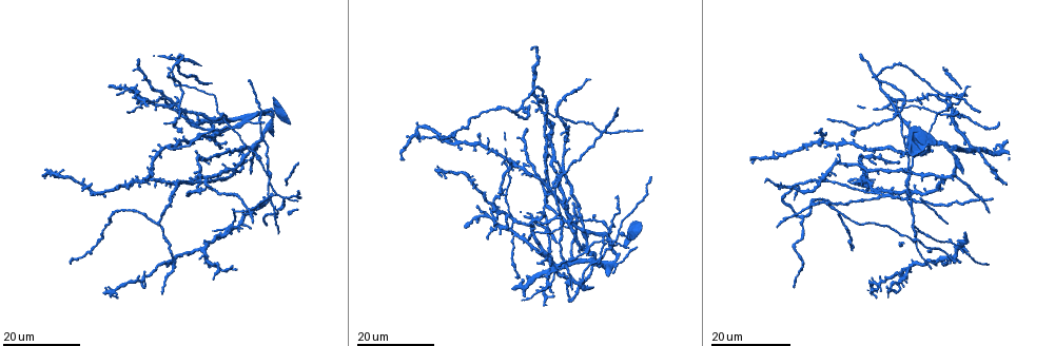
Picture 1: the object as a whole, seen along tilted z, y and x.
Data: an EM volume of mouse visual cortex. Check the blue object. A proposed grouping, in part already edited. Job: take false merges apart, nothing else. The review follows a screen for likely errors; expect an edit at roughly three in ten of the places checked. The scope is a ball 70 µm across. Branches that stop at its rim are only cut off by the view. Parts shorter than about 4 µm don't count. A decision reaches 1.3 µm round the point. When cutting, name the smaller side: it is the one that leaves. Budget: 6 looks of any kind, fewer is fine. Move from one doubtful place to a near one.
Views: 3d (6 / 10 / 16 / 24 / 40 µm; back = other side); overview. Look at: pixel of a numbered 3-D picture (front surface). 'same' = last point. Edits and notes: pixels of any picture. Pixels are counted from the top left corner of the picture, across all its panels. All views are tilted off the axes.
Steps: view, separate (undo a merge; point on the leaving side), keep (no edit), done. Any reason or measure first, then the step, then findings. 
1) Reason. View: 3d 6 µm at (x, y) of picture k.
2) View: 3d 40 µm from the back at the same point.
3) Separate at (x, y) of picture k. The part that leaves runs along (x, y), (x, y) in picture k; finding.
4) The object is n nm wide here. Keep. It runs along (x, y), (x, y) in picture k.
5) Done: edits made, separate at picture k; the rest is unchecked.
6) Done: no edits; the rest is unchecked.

Four-way junction. View: 3d 24 µm at (544, 98) of picture 1.

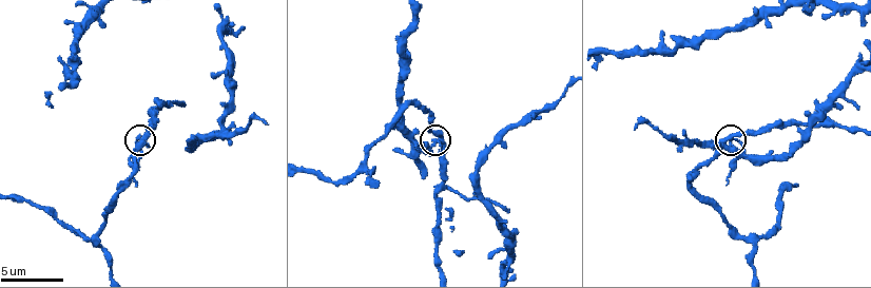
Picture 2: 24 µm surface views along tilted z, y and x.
View: 3d 10 µm at (137, 138) of picture 2.

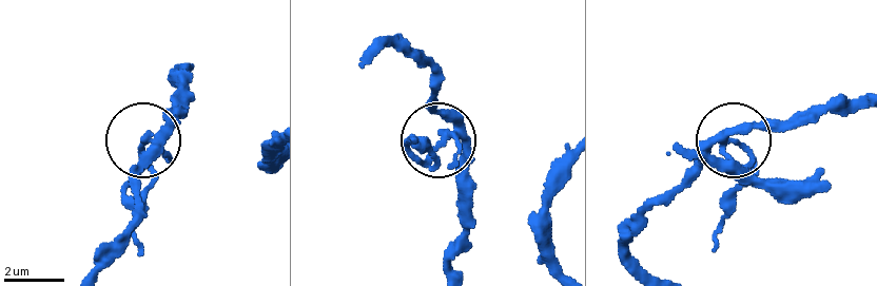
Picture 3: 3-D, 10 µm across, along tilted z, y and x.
4 arms meet here. Separate at (152, 179) of picture 3. Two neurons meet here.

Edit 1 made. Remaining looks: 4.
Three-way junction. View: 3d 16 µm at (433, 187) of picture 2.

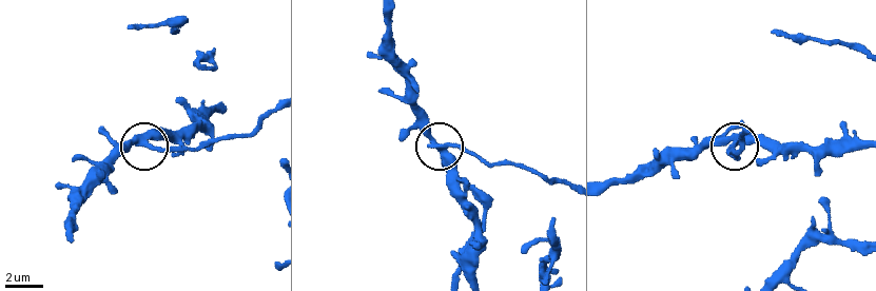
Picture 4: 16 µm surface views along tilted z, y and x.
The object is 290 nm wide here. Separate at (168, 149) of picture 4. The part that leaves runs along (140, 144), (207, 144), (246, 134), (272, 114) in picture 4; a second neuron is stuck on.

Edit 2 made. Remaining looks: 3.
Redraw. View: overview.

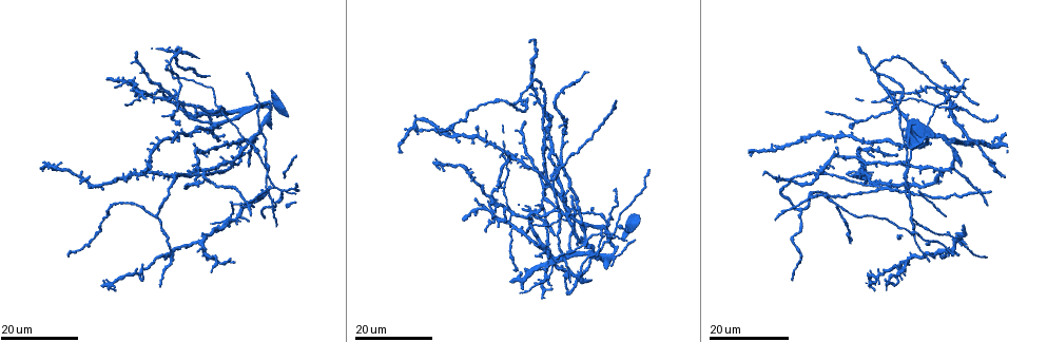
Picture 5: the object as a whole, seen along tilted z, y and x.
View: 3d 16 µm at (506, 216) of picture 5.

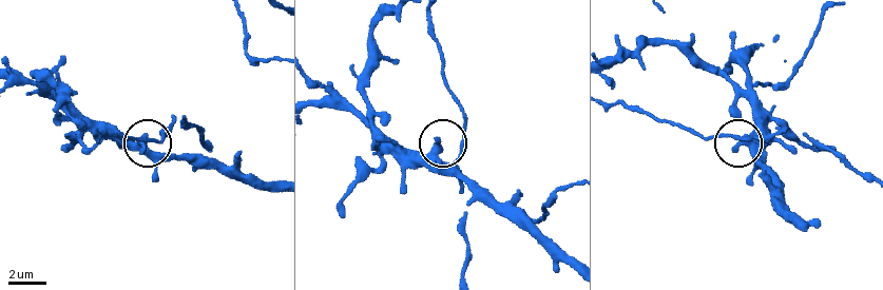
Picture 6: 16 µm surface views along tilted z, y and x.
View: 3d 10 µm at (439, 150) of picture 6.

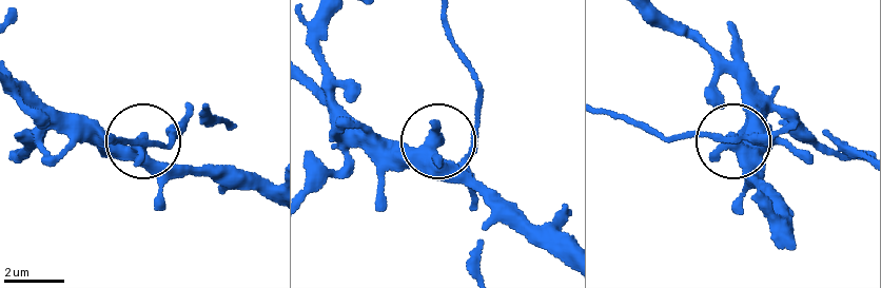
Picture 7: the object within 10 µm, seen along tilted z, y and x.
Keep. It runs along (563, 264), (490, 213), (432, 142), (365, 154) in picture 7; continuous, no second neuron.

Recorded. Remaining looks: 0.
Done: edits made, separate at picture 3, separate at picture 4; the rest is unchecked.

